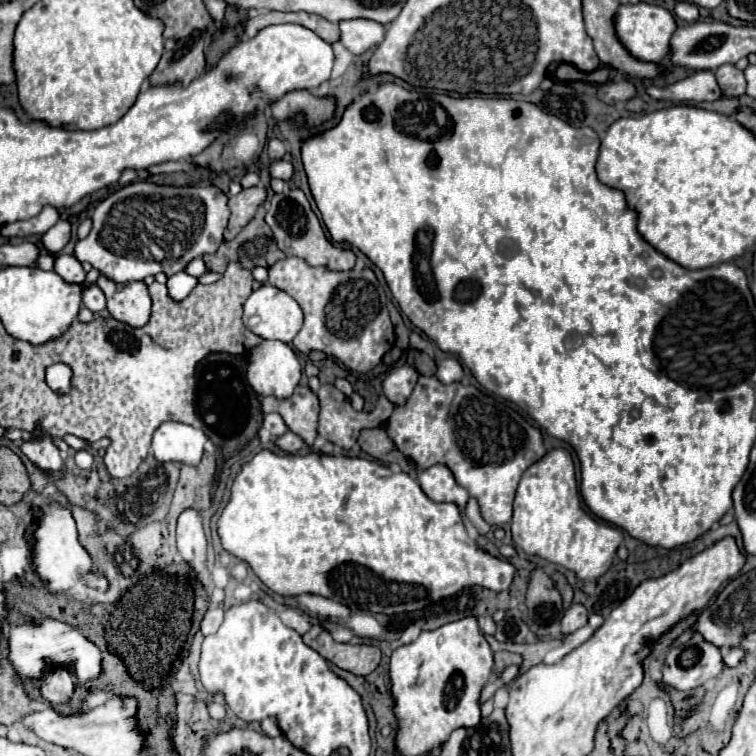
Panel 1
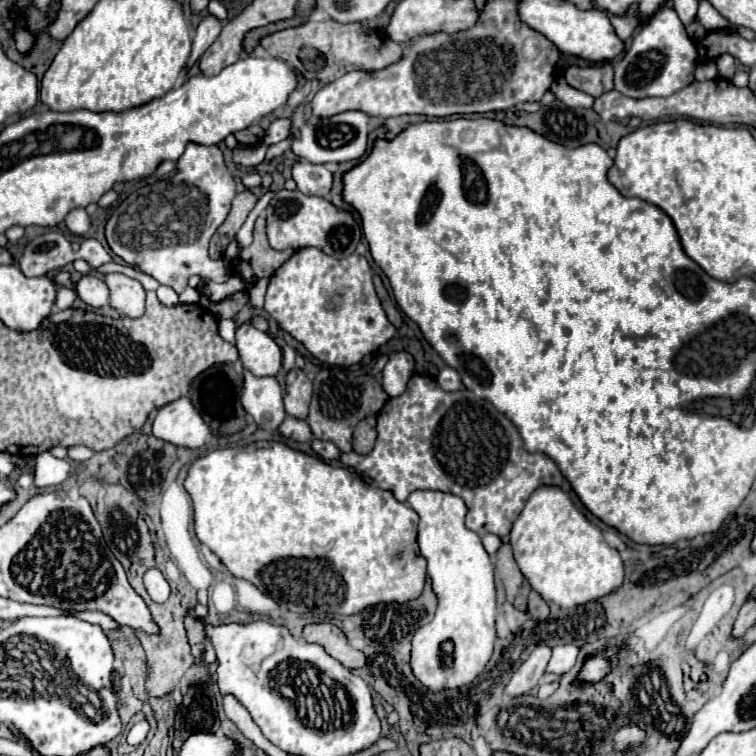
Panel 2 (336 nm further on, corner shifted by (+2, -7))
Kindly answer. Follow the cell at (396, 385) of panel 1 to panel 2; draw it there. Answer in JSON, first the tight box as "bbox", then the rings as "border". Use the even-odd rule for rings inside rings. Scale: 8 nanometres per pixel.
{"bbox":[383,351,415,397],"border":[[[401,351],[401,353],[393,353],[383,369],[383,389],[389,397],[399,397],[399,393],[403,393],[403,389],[407,387],[411,375],[413,375],[413,367],[415,361],[409,353]]]}

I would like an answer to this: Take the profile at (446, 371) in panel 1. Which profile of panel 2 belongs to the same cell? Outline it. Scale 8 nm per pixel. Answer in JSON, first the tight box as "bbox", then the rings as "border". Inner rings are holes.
{"bbox":[437,367,463,391],"border":[[[443,367],[443,369],[439,371],[437,383],[439,383],[439,387],[441,387],[443,391],[457,391],[457,389],[463,387],[459,373],[457,373],[455,369],[451,369],[451,367]]]}

